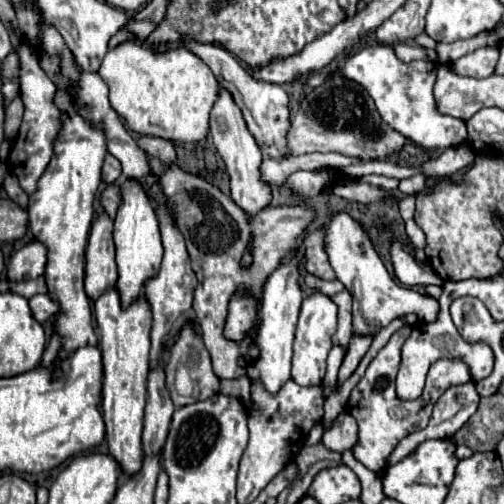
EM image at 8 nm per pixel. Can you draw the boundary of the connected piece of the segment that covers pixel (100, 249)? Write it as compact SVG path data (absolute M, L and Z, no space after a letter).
M101 213L89 233L89 253L85 265L85 293L89 299L97 299L117 281L115 245L111 233L113 219Z

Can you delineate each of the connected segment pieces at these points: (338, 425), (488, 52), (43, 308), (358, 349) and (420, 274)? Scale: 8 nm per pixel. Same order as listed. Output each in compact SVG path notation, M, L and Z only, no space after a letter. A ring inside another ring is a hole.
M341 413L337 415L337 419L331 423L331 427L327 427L323 431L321 443L329 449L329 451L347 451L357 443L357 421L353 421L353 417L349 413Z
M499 47L493 49L477 49L473 53L467 53L465 57L453 61L455 71L459 75L469 75L469 77L489 77L495 73L495 65L497 65L497 57L499 57Z
M33 295L29 299L29 309L39 323L45 323L59 311L59 305L49 295Z
M353 335L351 337L345 357L343 357L343 363L341 363L341 369L339 369L339 383L345 381L357 369L359 361L367 353L371 341L373 341L373 335Z
M393 243L393 247L391 247L391 261L393 261L393 267L395 267L397 279L403 285L407 285L407 287L415 287L415 285L443 285L441 277L421 269L415 263L415 259L401 249L399 243Z

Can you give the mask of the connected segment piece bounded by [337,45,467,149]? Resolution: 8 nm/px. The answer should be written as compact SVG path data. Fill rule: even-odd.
M373 45L361 49L357 55L349 57L343 67L337 69L337 73L345 73L347 77L363 83L363 87L369 91L369 95L375 99L375 105L381 113L381 119L389 123L393 129L403 133L413 143L425 147L425 149L447 149L455 145L457 133L459 133L459 145L467 141L467 129L465 121L457 117L443 115L433 97L433 85L437 77L437 65L427 61L411 61L403 63L397 59L391 47Z

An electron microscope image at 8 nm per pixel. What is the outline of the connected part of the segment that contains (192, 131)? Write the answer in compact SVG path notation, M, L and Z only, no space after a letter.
M125 41L115 49L109 49L101 67L99 75L109 87L109 103L117 111L121 119L125 119L127 129L139 135L161 137L167 141L183 141L183 143L197 143L207 137L209 133L209 111L213 109L219 97L219 81L215 79L213 71L185 47L171 49L165 53L155 53L143 47L137 41Z

